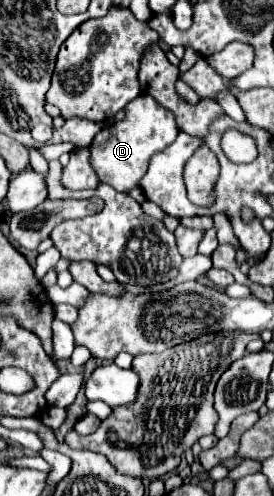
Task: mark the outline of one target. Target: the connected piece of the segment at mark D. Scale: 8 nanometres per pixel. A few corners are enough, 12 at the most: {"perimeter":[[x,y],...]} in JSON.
{"perimeter":[[150,95],[90,145],[100,181],[138,187],[150,155],[178,136],[174,113]]}

